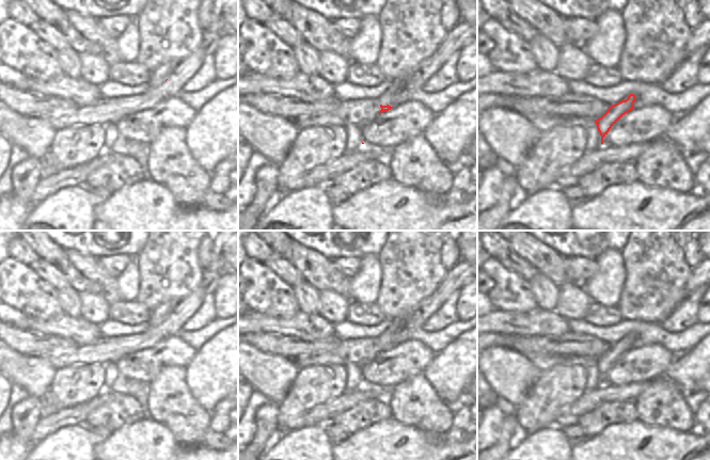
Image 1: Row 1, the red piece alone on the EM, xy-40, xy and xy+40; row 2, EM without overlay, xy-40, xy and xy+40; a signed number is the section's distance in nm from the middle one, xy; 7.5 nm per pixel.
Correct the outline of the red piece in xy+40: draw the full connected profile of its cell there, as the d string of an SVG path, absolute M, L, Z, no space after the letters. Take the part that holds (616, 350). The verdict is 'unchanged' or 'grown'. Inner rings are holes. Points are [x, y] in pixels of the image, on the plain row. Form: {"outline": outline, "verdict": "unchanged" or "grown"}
{"outline": "M630 333L626 339L621 339L612 344L598 359L595 360L597 368L601 375L601 383L603 377L608 374L610 368L629 350L633 348L635 334Z", "verdict": "unchanged"}

